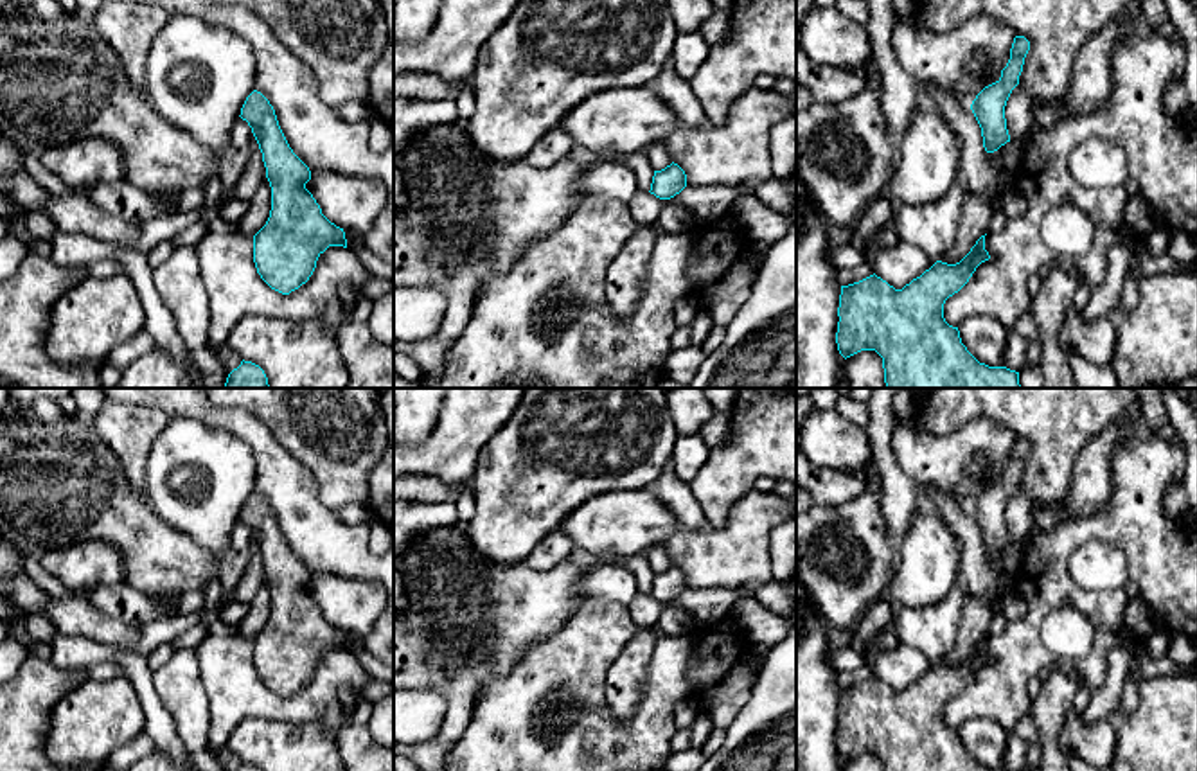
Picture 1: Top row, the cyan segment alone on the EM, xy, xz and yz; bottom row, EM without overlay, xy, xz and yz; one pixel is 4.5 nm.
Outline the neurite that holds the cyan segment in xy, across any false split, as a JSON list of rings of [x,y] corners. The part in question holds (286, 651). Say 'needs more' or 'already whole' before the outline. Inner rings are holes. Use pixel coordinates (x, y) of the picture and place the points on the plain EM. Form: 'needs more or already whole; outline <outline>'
already whole; outline [[[253,492],[246,500],[239,519],[252,530],[271,589],[270,620],[253,638],[253,665],[257,676],[271,692],[289,697],[309,683],[318,660],[329,649],[347,651],[345,634],[322,616],[320,607],[306,591],[306,586],[311,582],[311,573],[289,550],[270,503],[261,494]]]

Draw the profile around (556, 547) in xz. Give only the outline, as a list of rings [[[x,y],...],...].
[[[554,530],[541,539],[523,561],[532,570],[550,570],[568,559],[575,545],[563,530]]]

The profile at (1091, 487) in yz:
[[[1116,422],[1084,446],[1073,465],[1068,492],[1059,501],[1033,505],[1033,525],[1037,532],[1055,530],[1066,519],[1096,516],[1105,509],[1114,492],[1111,464],[1114,453],[1122,448],[1123,433],[1123,426]]]

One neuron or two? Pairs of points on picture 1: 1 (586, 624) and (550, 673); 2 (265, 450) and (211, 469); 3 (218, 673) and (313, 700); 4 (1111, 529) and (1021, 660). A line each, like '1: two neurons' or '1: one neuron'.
1: one neuron
2: two neurons
3: one neuron
4: one neuron

